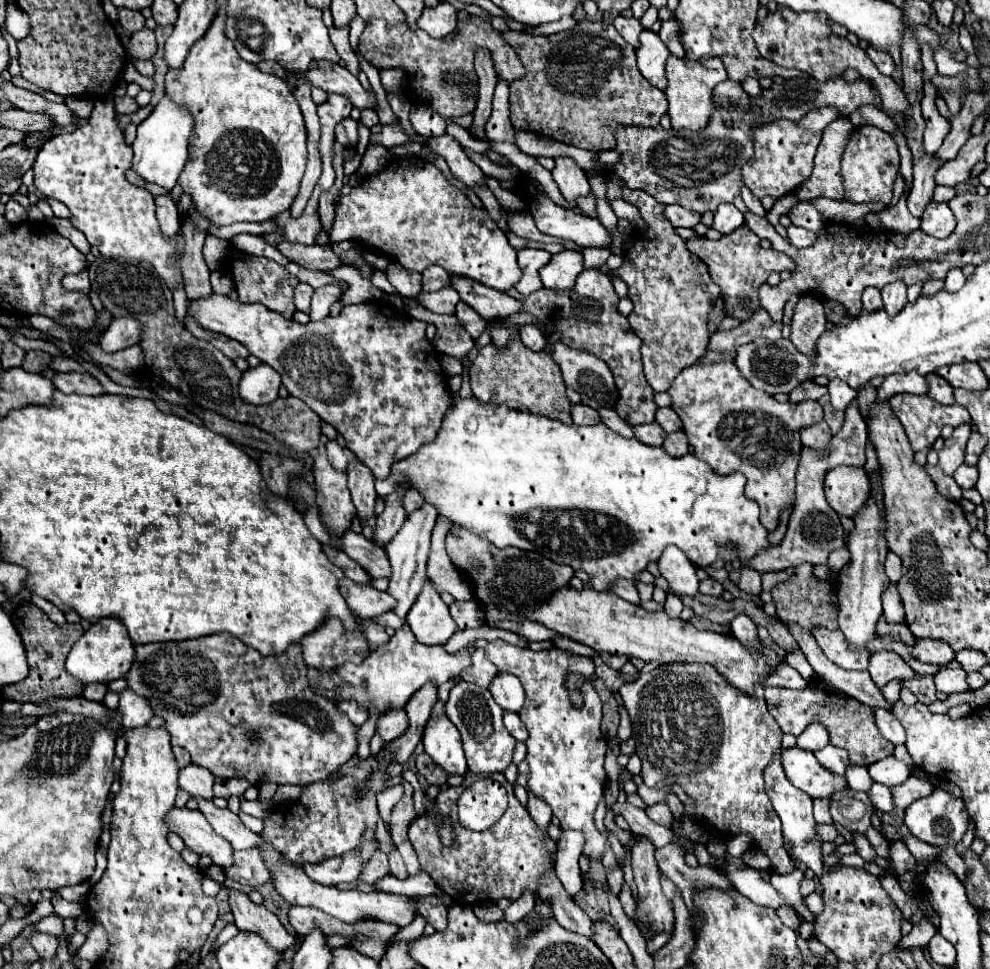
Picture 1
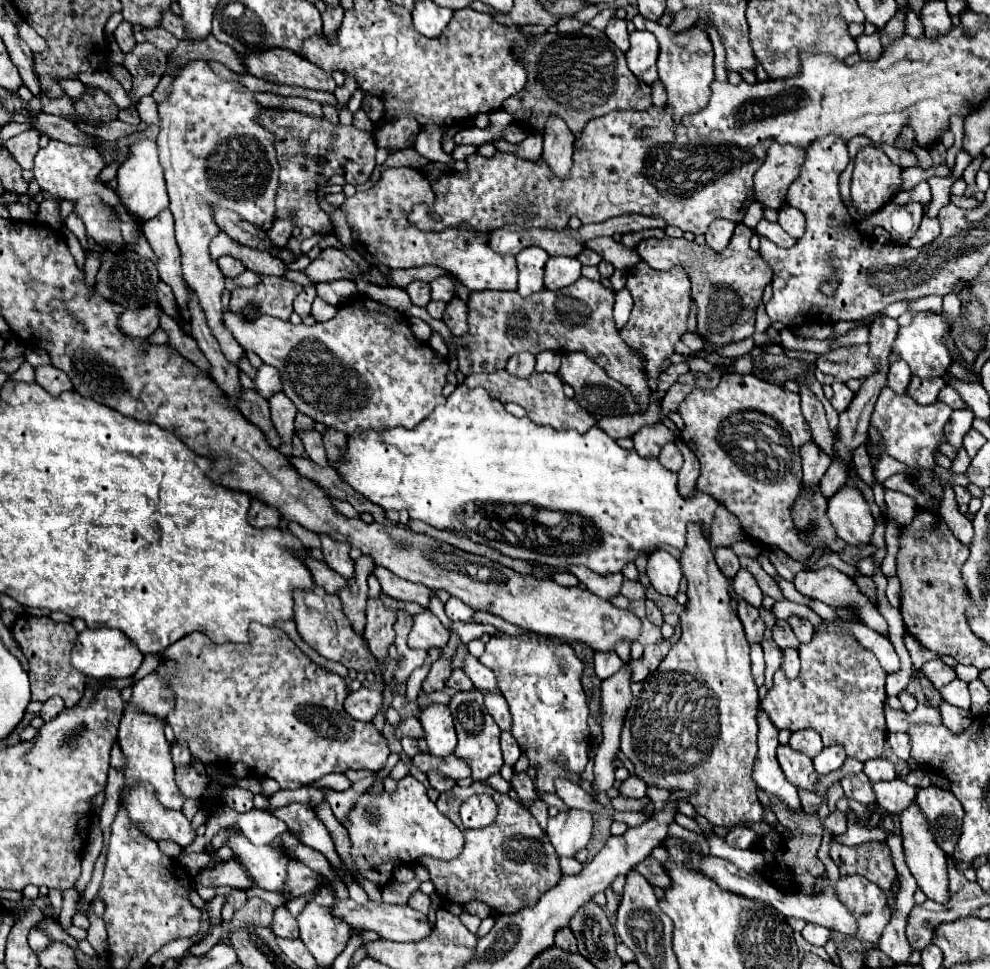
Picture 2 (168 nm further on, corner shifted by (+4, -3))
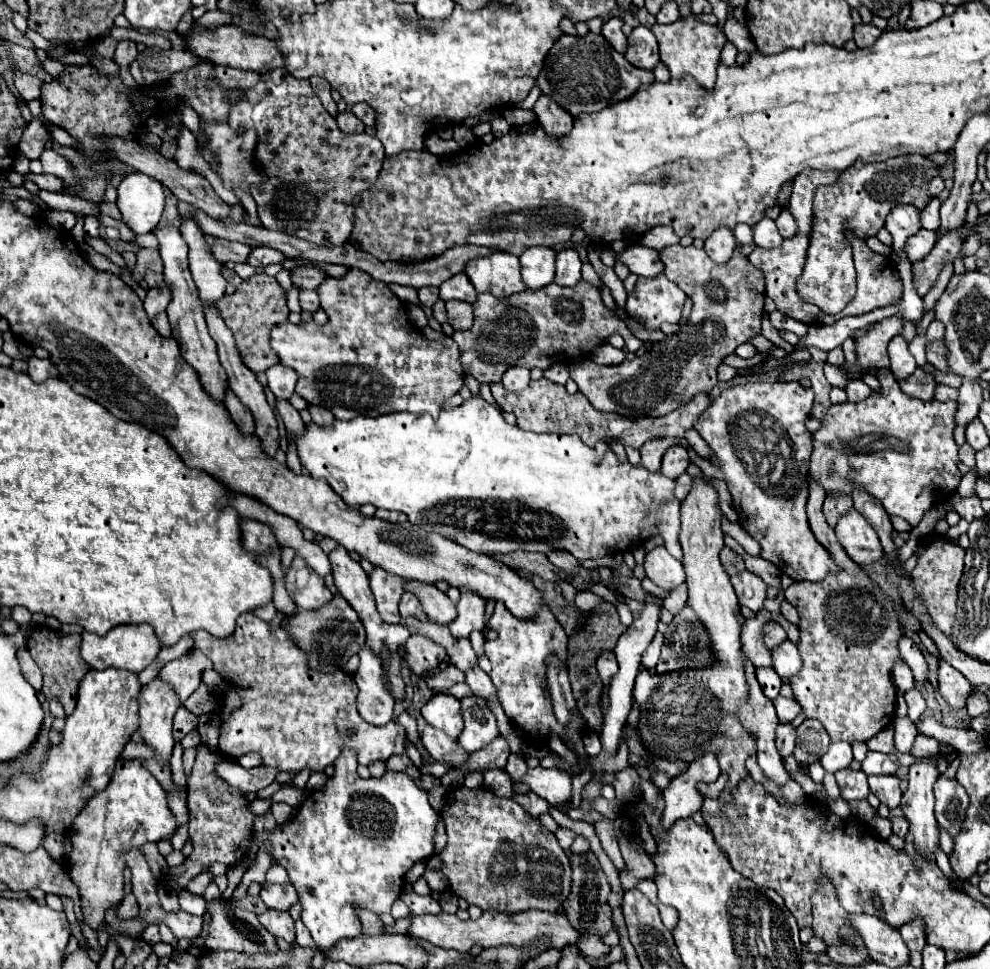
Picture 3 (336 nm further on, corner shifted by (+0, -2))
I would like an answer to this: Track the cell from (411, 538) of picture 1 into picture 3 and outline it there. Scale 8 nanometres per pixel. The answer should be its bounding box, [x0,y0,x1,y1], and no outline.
[354,645,394,725]

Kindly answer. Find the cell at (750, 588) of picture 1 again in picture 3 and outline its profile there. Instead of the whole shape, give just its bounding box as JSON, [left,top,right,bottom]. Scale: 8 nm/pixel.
[732,571,766,611]

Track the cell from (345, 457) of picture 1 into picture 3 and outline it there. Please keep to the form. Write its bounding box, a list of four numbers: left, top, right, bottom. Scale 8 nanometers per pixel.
[276,401,306,435]

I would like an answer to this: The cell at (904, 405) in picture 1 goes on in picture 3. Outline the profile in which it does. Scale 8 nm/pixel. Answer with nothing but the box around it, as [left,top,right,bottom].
[810,369,962,527]

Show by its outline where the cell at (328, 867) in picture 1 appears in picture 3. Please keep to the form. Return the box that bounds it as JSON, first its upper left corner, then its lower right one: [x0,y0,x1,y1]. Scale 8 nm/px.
[260,883,298,911]

